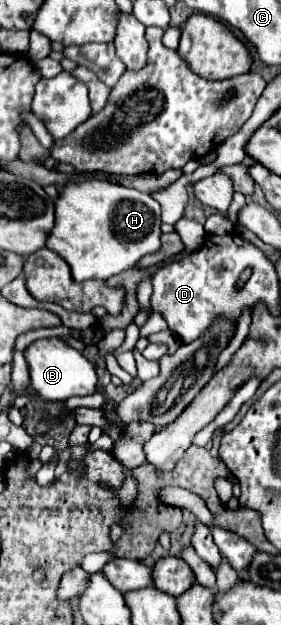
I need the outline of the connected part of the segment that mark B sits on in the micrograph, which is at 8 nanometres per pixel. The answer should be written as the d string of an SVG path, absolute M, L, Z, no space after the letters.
M58 337L38 339L24 349L24 357L30 371L30 387L36 393L36 397L44 401L66 401L74 395L96 393L96 373L92 363L66 341Z

